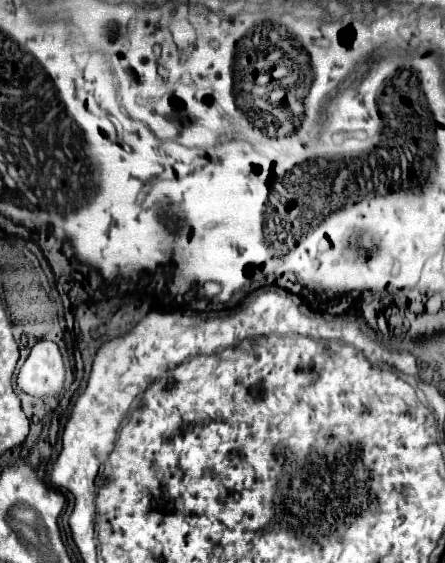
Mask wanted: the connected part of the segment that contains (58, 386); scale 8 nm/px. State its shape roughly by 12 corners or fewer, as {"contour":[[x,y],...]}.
{"contour":[[38,341],[16,385],[42,401],[64,389],[54,341]]}

